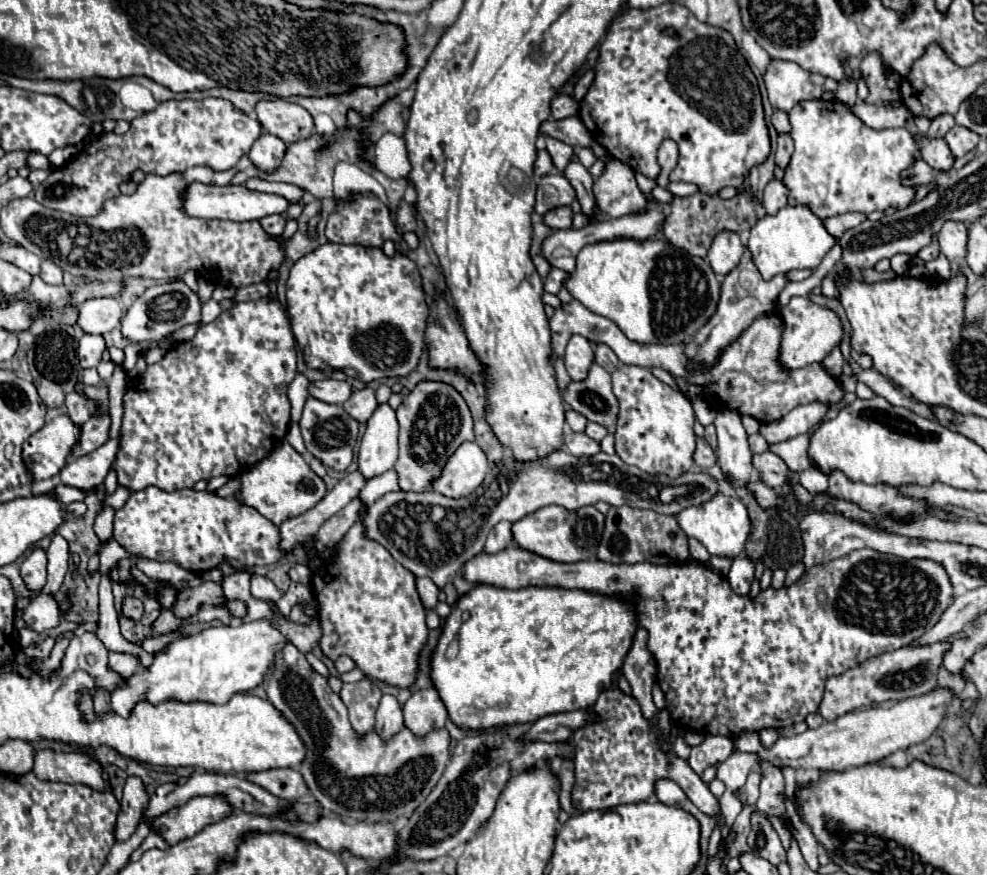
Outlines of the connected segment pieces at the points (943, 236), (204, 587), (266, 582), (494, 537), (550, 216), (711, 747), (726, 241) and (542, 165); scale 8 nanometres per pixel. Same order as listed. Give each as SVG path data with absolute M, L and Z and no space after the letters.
M945 221L939 231L941 253L953 261L955 257L965 257L967 253L967 225L957 221Z
M205 581L197 587L189 587L189 589L181 591L175 605L173 605L173 613L179 619L187 619L187 617L197 615L199 609L205 605L225 607L225 603L227 603L227 599L223 597L221 585L213 583L213 581Z
M253 575L250 580L250 592L252 597L259 600L278 601L284 593L277 590L274 583L267 577Z
M497 523L493 527L493 531L487 535L487 543L485 543L485 553L499 553L503 551L507 545L513 543L513 537L511 537L511 523Z
M557 207L553 211L549 211L543 221L551 227L551 229L567 229L571 227L571 221L573 221L573 211L571 207Z
M707 735L701 745L691 747L689 765L697 775L703 775L703 771L711 765L723 763L733 751L733 741L723 735Z
M721 231L721 235L715 235L707 259L713 267L713 271L719 277L723 277L733 267L737 267L741 255L743 255L743 243L741 243L739 235L733 231Z
M539 151L539 153L537 153L537 161L535 161L535 175L537 175L537 177L543 177L543 175L547 175L551 169L553 169L553 163L551 163L549 153L547 153L547 151Z

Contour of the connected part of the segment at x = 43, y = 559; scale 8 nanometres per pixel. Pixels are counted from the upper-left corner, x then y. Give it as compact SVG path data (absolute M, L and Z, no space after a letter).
M41 547L33 549L19 565L21 577L29 589L41 589L47 579L47 555Z

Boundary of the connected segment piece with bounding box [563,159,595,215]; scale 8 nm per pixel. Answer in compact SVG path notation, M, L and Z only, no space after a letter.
M571 159L569 165L567 165L567 169L563 173L569 179L569 183L573 185L575 193L577 193L577 199L581 203L581 211L587 213L587 215L591 215L593 207L595 207L593 177L591 177L591 173L577 159Z

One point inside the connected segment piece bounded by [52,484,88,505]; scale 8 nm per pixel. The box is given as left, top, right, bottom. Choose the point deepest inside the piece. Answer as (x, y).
(66, 494)

